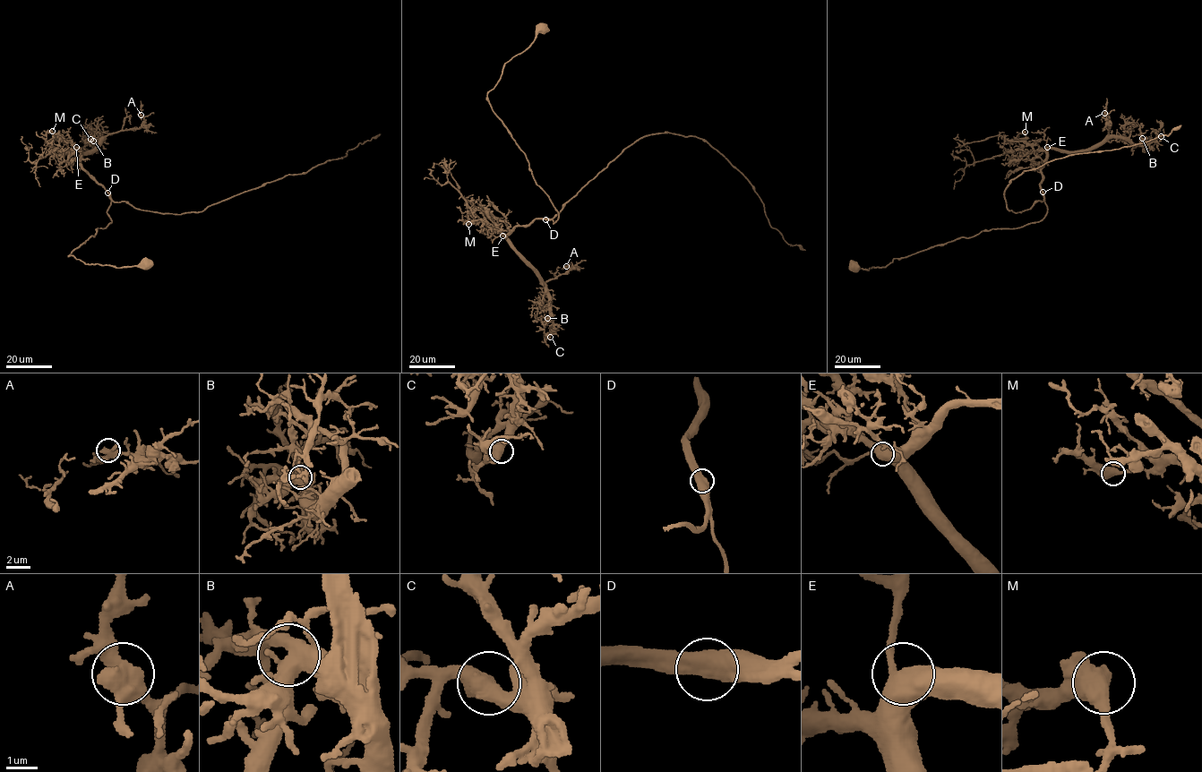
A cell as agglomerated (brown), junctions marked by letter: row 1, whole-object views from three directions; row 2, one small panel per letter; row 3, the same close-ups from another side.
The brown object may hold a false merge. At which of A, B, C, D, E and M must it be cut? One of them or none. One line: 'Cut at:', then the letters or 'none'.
Cut at: none

